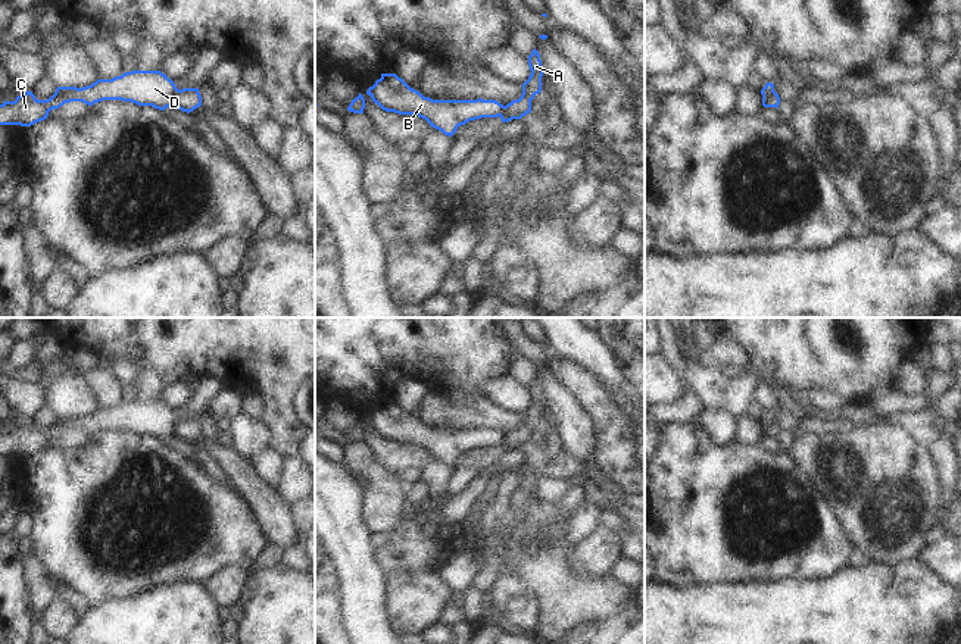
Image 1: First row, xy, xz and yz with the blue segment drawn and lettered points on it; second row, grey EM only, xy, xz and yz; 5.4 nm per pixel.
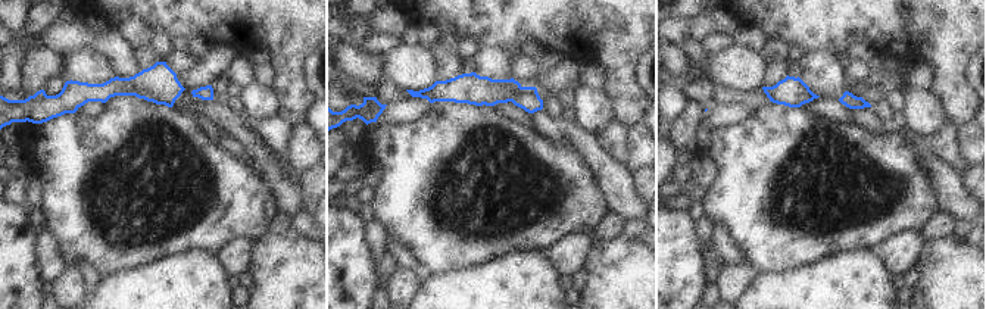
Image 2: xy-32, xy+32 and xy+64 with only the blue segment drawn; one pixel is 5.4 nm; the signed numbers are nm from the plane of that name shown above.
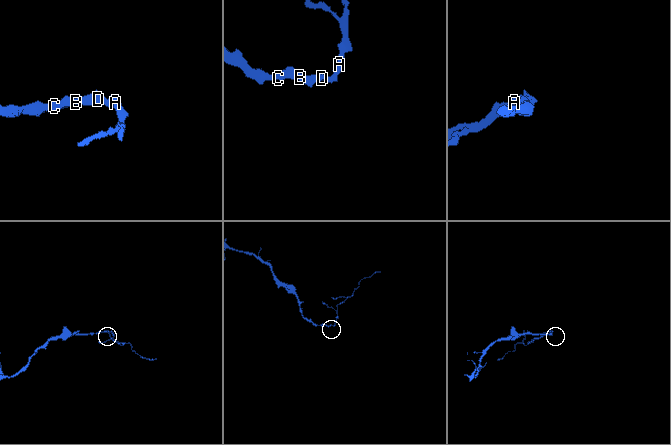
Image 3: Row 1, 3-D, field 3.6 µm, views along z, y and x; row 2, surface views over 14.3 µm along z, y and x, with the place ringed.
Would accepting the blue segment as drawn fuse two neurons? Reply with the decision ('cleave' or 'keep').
cleave

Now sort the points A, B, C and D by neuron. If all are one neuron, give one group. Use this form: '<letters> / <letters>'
A / B C D

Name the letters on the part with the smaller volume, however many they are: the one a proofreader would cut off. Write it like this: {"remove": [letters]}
{"remove": ["A"]}

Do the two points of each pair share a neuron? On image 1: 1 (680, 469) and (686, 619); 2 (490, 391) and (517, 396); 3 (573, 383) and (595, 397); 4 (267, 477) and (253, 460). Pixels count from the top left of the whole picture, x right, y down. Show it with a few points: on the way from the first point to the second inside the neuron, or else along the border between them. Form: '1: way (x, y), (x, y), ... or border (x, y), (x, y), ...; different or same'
1: border (661, 580), (677, 587), (718, 585); different
2: way (496, 391), (505, 391), (511, 396); same
3: way (579, 383), (589, 391); same
4: way (265, 472), (258, 465); same

